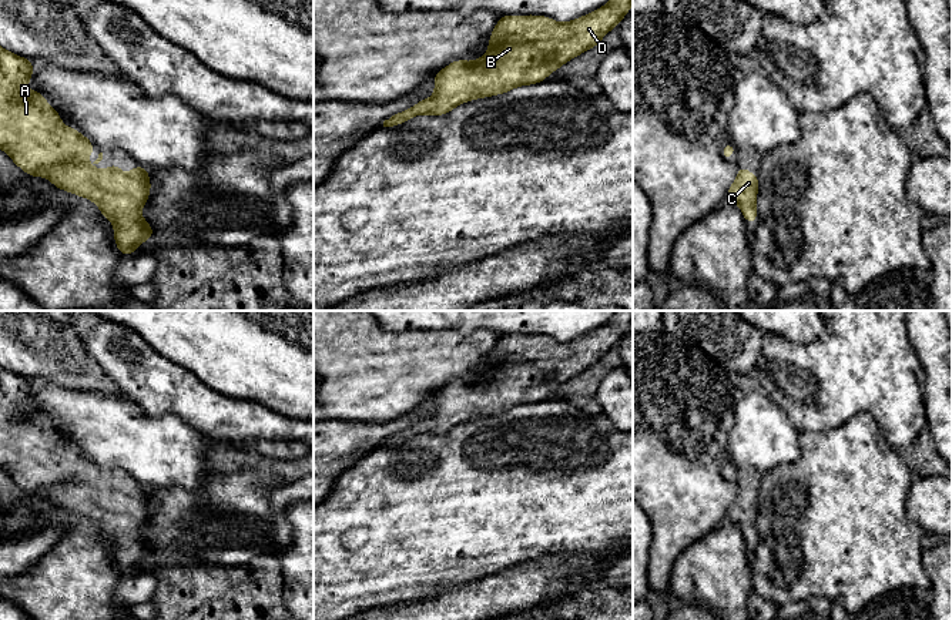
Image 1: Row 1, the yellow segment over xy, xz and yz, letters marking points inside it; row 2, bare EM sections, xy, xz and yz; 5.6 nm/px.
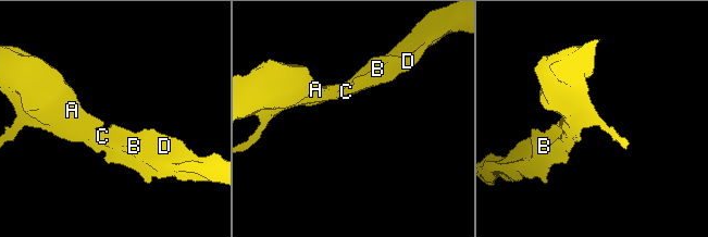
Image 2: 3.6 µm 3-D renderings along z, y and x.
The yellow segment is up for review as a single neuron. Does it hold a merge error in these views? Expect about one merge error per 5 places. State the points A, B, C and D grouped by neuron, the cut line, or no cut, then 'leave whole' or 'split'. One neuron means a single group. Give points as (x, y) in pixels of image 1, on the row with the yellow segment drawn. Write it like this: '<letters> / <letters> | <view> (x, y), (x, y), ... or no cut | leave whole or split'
A B C D | no cut | leave whole

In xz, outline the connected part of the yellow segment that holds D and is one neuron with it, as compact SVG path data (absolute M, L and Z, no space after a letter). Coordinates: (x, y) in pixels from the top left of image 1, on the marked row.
M609 0L601 9L567 23L546 16L502 16L489 38L489 50L476 61L456 60L433 76L435 94L415 107L383 121L383 127L406 123L419 114L443 115L456 105L476 98L509 93L514 87L536 84L566 61L596 47L627 14L633 0Z

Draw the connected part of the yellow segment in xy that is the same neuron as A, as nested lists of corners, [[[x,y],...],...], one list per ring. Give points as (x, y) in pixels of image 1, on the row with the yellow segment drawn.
[[[0,47],[0,148],[26,174],[46,177],[56,188],[94,201],[103,217],[114,224],[114,241],[121,255],[135,252],[138,245],[155,234],[141,217],[151,190],[151,175],[141,165],[131,168],[127,175],[118,165],[107,165],[105,171],[91,168],[86,157],[93,154],[94,144],[77,130],[66,127],[43,94],[26,88],[31,76],[31,60]]]

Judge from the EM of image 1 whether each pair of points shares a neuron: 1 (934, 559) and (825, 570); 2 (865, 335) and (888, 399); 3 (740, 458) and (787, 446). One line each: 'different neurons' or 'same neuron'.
1: different neurons
2: same neuron
3: same neuron

